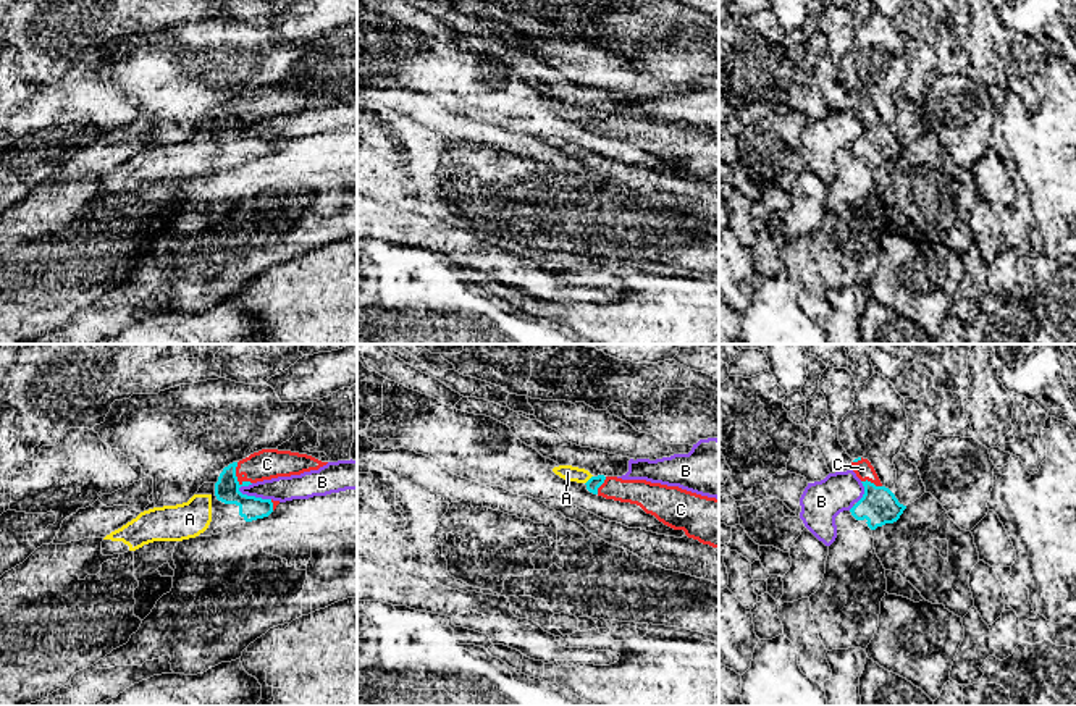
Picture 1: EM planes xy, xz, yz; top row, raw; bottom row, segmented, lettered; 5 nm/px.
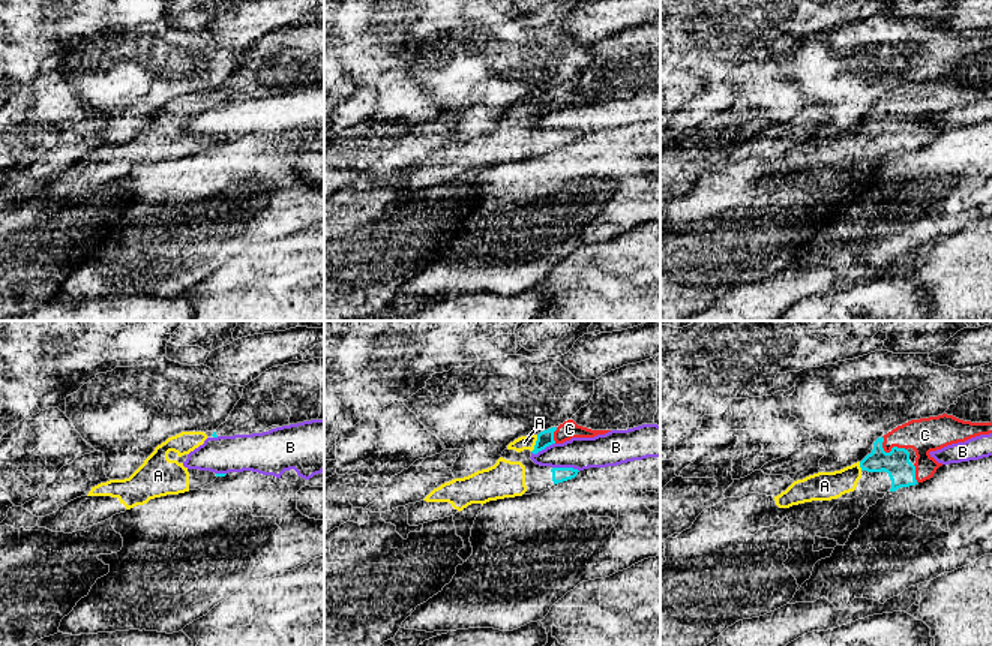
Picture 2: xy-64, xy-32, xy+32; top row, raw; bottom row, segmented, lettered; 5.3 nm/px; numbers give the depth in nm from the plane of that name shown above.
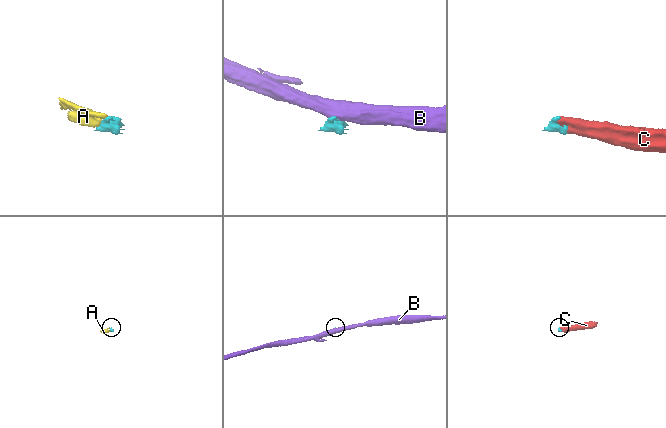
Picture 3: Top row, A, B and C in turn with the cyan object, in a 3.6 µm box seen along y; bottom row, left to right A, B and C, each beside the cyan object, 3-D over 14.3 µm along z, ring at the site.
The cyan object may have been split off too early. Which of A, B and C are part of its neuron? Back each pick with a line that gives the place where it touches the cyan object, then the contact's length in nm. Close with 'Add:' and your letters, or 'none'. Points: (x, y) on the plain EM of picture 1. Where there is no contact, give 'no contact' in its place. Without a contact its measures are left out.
A: meets cyan in xz at (588, 118); contact 60 nm long
C: meets cyan in xy at (236, 117); contact 130 nm long
Add: A, C

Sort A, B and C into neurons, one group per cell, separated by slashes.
A C / B

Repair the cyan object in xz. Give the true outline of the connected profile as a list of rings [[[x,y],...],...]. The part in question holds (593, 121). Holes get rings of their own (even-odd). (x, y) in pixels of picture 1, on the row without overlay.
[[[559,103],[553,110],[567,120],[585,121],[593,132],[637,142],[664,163],[683,168],[688,176],[719,187],[719,137],[716,136],[646,118],[593,115],[588,108],[572,103]]]

